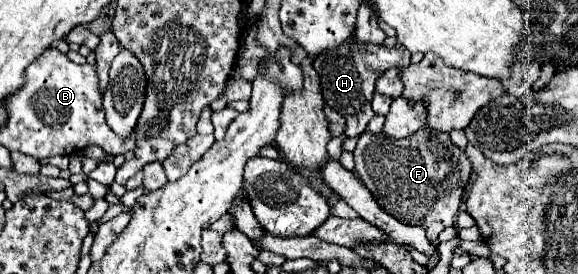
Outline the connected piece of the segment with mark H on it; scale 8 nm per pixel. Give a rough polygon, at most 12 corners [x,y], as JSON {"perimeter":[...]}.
{"perimeter":[[352,43],[314,57],[330,135],[360,137],[376,79],[402,45]]}

